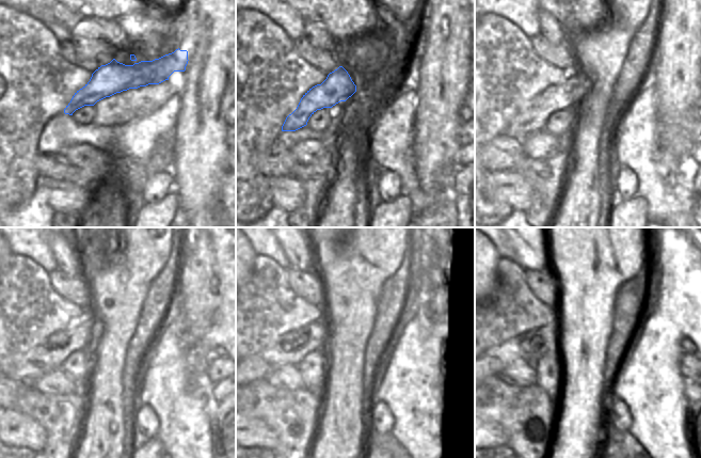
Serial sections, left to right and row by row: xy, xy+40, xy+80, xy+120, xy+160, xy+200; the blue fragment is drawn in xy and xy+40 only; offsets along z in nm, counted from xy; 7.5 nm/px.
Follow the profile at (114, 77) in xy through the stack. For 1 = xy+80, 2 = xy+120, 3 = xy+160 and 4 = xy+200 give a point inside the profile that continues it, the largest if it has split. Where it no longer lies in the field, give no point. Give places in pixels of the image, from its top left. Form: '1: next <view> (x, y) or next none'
1: next xy+80 (534, 115)
2: next xy+120 (50, 354)
3: next xy+160 (290, 348)
4: next xy+200 (530, 346)

